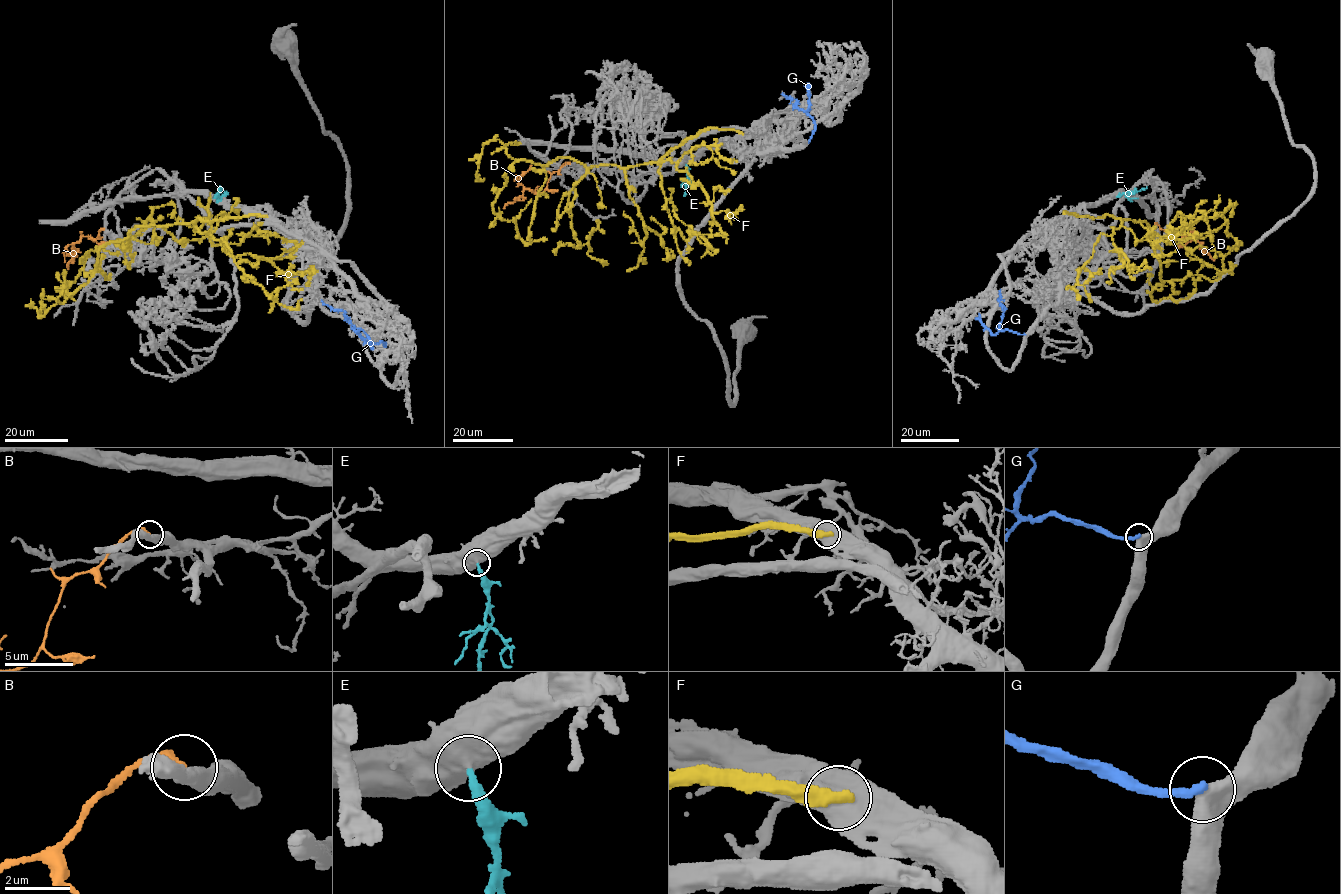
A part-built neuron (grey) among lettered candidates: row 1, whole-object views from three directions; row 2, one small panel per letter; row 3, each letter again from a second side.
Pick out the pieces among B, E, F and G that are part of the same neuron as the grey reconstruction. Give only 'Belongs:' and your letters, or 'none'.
Belongs: E

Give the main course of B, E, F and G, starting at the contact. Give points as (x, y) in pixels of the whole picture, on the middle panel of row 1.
B: (570, 163), (553, 172), (540, 193), (518, 183), (531, 165)
E: (685, 163), (688, 179), (683, 195)
F: (742, 134), (701, 129), (656, 162), (626, 167), (515, 161), (493, 212), (528, 244), (547, 240)
G: (809, 141), (814, 130), (813, 119), (808, 111), (795, 109), (796, 99), (782, 93)

